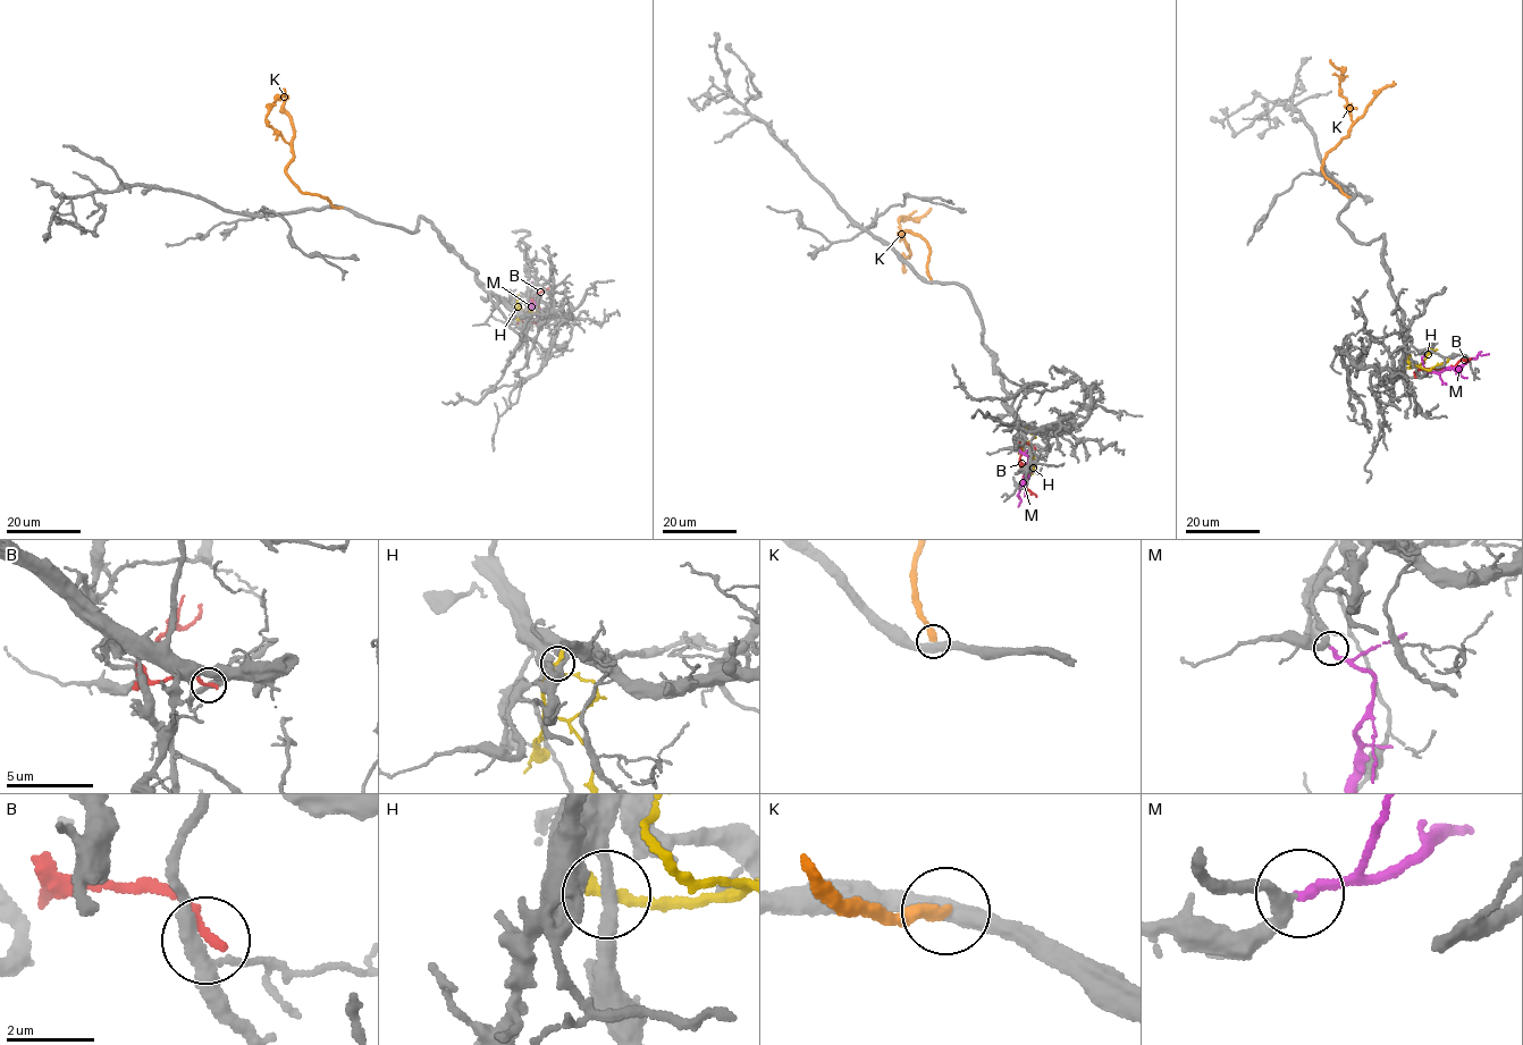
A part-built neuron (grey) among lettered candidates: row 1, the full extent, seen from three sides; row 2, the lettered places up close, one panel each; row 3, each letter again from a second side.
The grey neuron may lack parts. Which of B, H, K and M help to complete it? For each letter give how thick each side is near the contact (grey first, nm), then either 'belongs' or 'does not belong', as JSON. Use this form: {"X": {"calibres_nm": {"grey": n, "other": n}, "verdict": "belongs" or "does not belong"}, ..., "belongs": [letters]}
{"B": {"calibres_nm": {"grey": 280, "other": 240}, "verdict": "does not belong"}, "H": {"calibres_nm": {"grey": 280, "other": 280}, "verdict": "does not belong"}, "K": {"calibres_nm": {"grey": 440, "other": 320}, "verdict": "does not belong"}, "M": {"calibres_nm": {"grey": 300, "other": 220}, "verdict": "belongs"}, "belongs": ["M"]}

